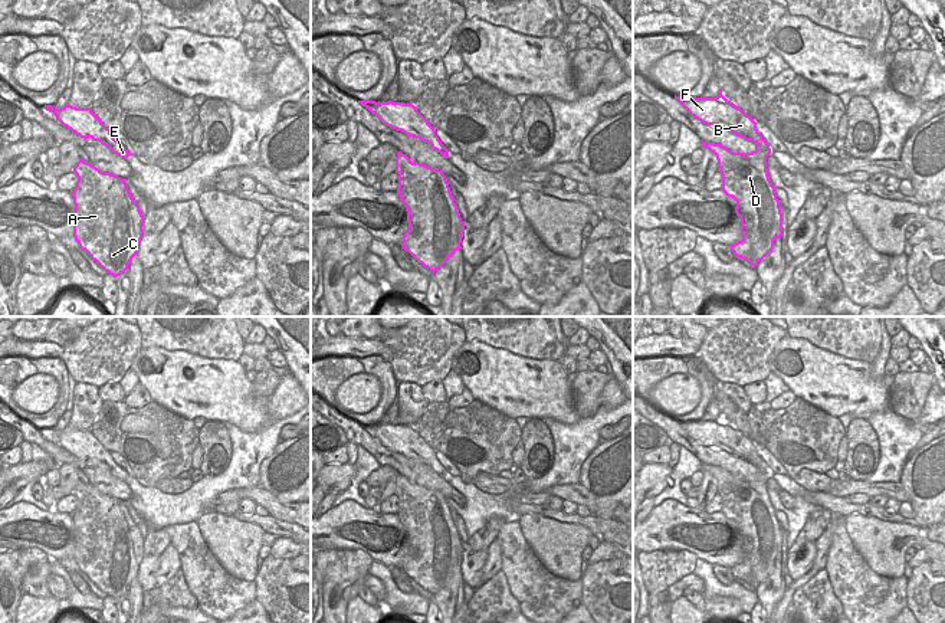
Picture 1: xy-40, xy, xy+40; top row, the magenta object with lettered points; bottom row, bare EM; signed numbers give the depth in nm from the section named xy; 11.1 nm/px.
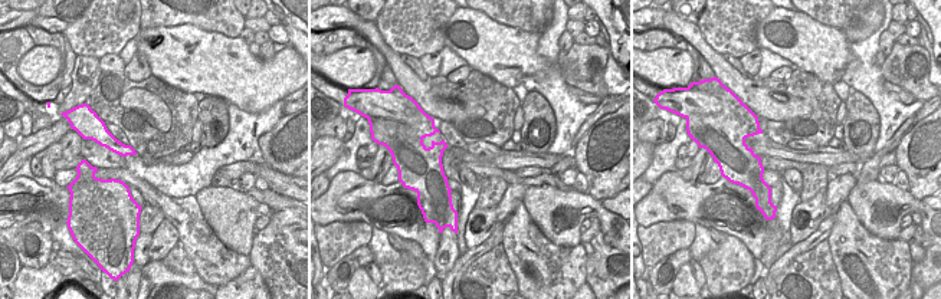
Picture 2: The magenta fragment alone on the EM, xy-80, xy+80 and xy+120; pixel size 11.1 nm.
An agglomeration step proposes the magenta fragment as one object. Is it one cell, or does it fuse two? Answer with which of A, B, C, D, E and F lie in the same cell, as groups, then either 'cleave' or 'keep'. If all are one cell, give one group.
A B C D F / E | cleave

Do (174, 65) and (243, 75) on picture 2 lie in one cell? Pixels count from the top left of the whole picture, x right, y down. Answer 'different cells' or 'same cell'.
same cell

